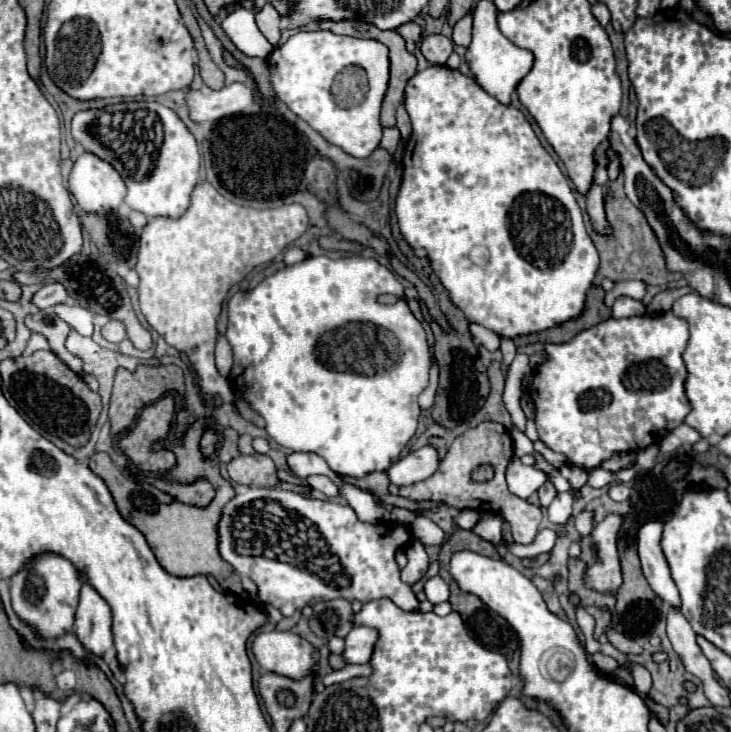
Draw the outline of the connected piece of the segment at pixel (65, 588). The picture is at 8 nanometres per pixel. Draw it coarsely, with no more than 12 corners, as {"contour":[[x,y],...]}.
{"contour":[[54,552],[10,578],[16,614],[42,638],[74,630],[78,570]]}

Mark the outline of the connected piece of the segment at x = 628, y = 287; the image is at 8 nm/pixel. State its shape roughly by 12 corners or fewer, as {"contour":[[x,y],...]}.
{"contour":[[636,280],[616,282],[606,294],[606,306],[618,296],[642,300],[646,286]]}

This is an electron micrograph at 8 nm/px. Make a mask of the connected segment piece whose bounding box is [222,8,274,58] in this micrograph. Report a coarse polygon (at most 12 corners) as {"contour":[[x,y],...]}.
{"contour":[[236,8],[224,18],[226,36],[246,56],[268,58],[274,46],[254,12]]}

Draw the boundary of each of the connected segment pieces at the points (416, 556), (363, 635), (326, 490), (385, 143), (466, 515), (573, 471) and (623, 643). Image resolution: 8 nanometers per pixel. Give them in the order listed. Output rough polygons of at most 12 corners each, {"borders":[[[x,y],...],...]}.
{"borders":[[[418,540],[406,548],[402,580],[412,586],[428,570],[428,554]],[[354,626],[344,638],[346,664],[368,664],[378,632]],[[308,476],[306,482],[334,498],[340,494],[328,476]],[[384,128],[380,146],[394,154],[400,142],[398,128]],[[462,510],[454,522],[465,530],[474,528],[480,512]],[[562,466],[564,478],[568,478],[574,488],[586,484],[586,470]],[[606,628],[612,646],[624,654],[640,654],[642,648],[614,628]]]}

